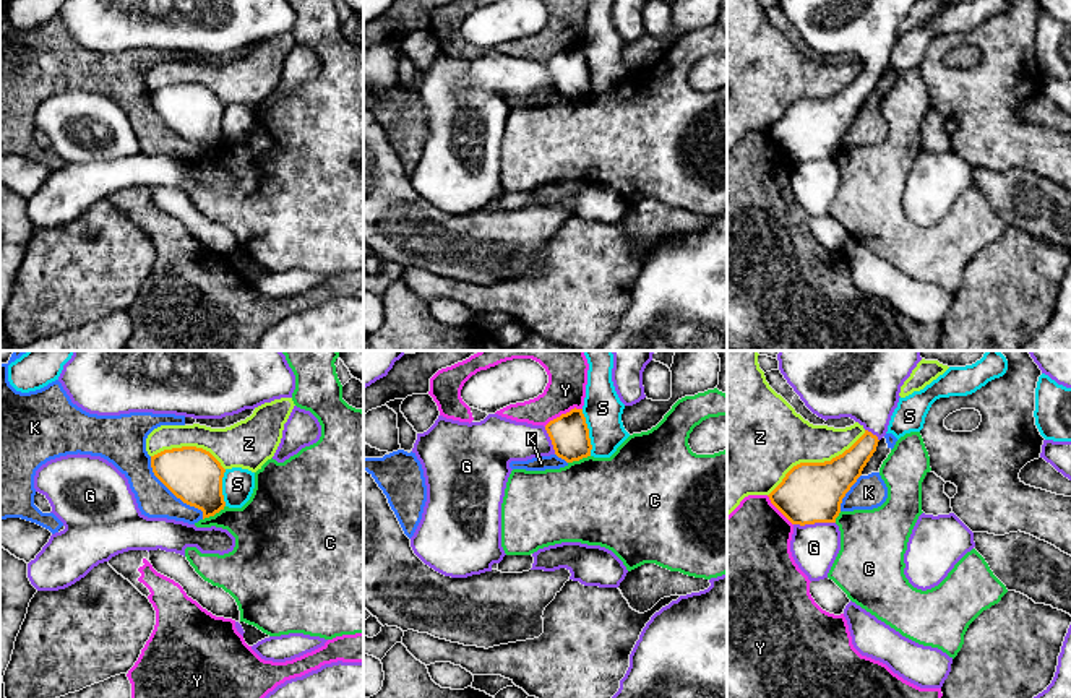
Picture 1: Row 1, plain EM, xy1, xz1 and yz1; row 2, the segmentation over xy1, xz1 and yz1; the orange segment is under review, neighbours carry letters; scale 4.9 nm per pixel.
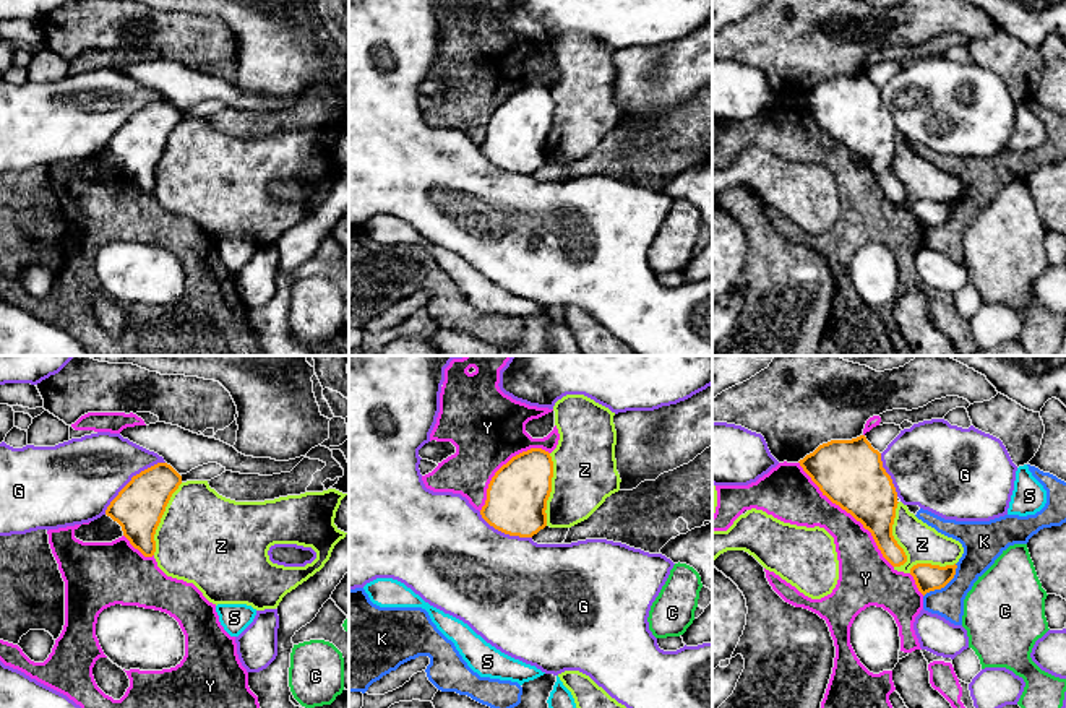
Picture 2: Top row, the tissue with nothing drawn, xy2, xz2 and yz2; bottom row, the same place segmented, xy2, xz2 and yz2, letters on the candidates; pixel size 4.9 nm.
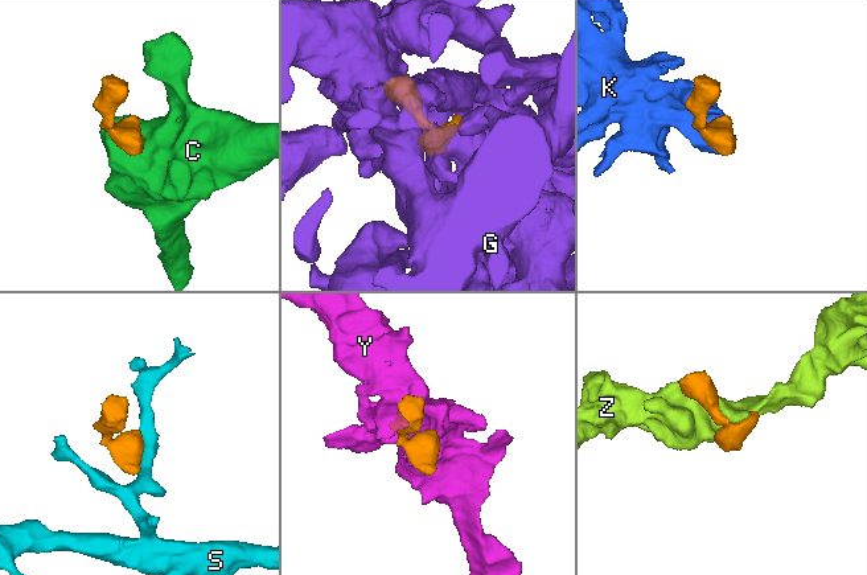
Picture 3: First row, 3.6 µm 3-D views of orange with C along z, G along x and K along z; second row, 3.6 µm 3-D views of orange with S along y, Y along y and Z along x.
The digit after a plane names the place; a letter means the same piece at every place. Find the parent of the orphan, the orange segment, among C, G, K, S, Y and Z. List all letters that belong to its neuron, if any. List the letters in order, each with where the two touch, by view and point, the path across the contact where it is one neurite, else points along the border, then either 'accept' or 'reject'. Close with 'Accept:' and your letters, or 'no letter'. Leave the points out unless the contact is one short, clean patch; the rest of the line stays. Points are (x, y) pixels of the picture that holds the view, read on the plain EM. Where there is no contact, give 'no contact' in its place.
C: contact xy1 (213, 151); border xy1 (224, 142), (203, 156); reject
G: contact xy2 (132, 116); accept
K: contact xy1 (172, 129); reject
S: contact xz1 (588, 68); reject
Y: contact yz2 (849, 148); reject
Z: contact yz1 (815, 99); reject
Accept: G

